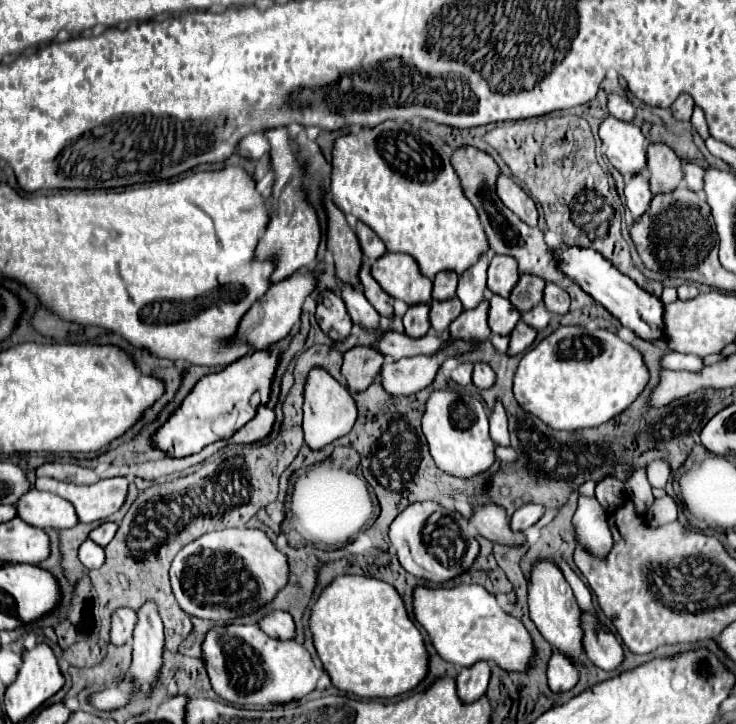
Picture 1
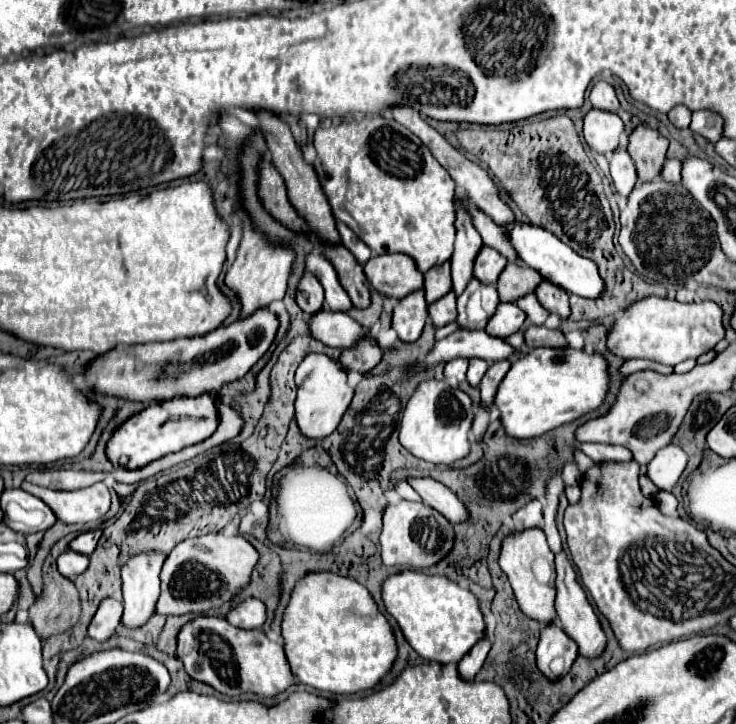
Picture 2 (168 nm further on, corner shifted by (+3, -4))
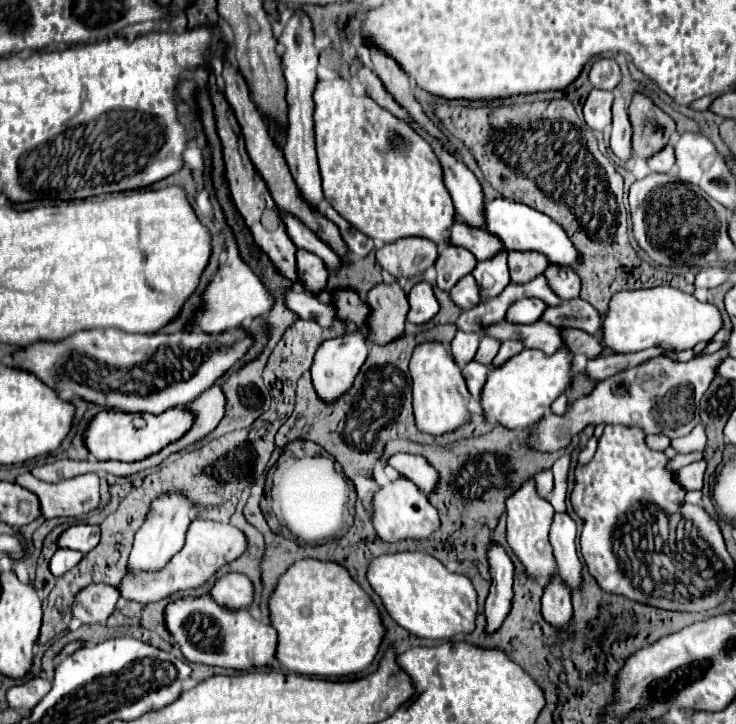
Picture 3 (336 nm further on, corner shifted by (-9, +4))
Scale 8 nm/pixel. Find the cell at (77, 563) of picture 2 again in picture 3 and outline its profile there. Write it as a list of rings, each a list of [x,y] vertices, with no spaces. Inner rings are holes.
[[[56,550],[56,554],[52,556],[48,568],[54,576],[62,576],[64,572],[68,572],[70,568],[74,568],[78,562],[82,560],[80,552],[72,552],[72,550]]]

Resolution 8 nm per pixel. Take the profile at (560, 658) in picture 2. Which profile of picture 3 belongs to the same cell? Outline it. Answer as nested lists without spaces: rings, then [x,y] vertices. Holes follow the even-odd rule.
[[[554,574],[552,582],[544,586],[542,594],[542,616],[548,624],[564,628],[572,618],[572,602],[570,602],[570,588]]]

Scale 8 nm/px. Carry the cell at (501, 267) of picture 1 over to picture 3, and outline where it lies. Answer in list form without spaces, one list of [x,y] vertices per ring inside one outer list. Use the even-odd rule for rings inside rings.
[[[458,216],[450,228],[450,246],[462,246],[466,250],[470,250],[476,260],[488,260],[490,256],[498,254],[504,246],[500,244],[500,240],[496,240],[496,236],[492,236],[490,232],[484,232],[482,228],[472,228],[466,222],[462,222]]]

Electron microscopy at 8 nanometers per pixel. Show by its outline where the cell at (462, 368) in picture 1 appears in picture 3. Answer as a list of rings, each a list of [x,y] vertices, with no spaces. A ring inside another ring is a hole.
[[[458,330],[454,340],[452,340],[452,356],[454,356],[454,360],[460,366],[468,364],[476,354],[478,344],[480,344],[480,334],[466,334],[466,332]]]

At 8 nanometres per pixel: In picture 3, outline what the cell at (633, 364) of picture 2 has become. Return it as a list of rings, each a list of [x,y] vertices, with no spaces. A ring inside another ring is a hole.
[[[650,348],[644,352],[634,352],[634,354],[606,354],[606,356],[598,356],[594,360],[588,360],[584,372],[588,374],[588,378],[600,382],[608,376],[614,376],[620,370],[626,370],[630,366],[640,364],[642,360],[648,360],[652,356],[660,356],[662,348]]]

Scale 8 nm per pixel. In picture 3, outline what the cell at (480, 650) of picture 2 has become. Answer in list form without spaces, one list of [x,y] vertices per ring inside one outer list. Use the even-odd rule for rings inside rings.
[[[490,540],[490,546],[486,550],[492,586],[490,594],[486,598],[486,616],[488,616],[488,632],[494,632],[500,628],[504,618],[510,612],[512,602],[512,576],[514,576],[514,564],[506,550]]]

